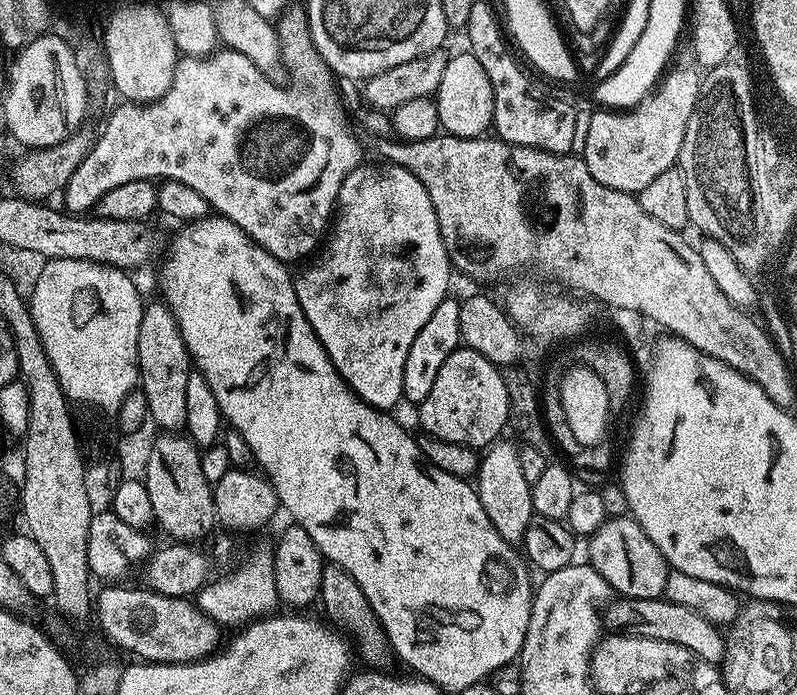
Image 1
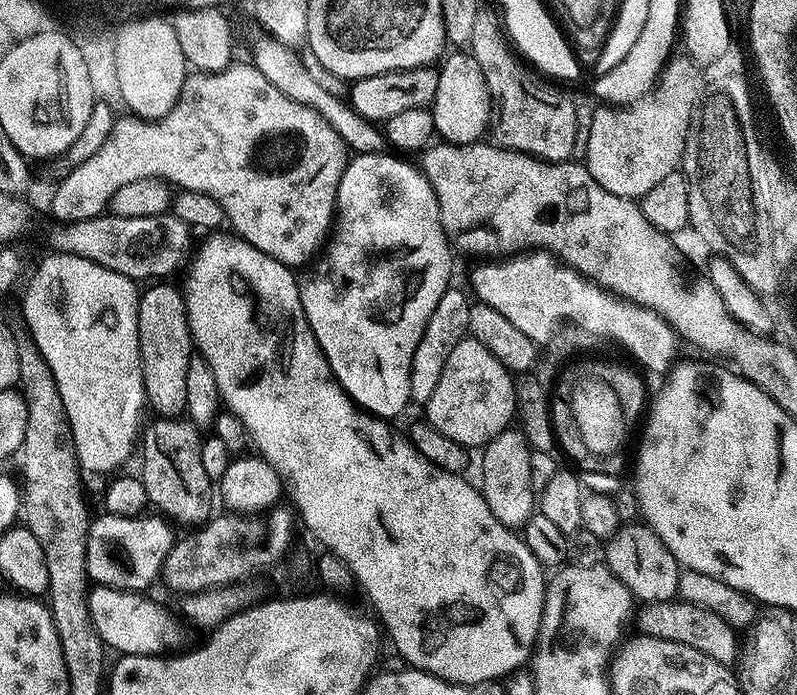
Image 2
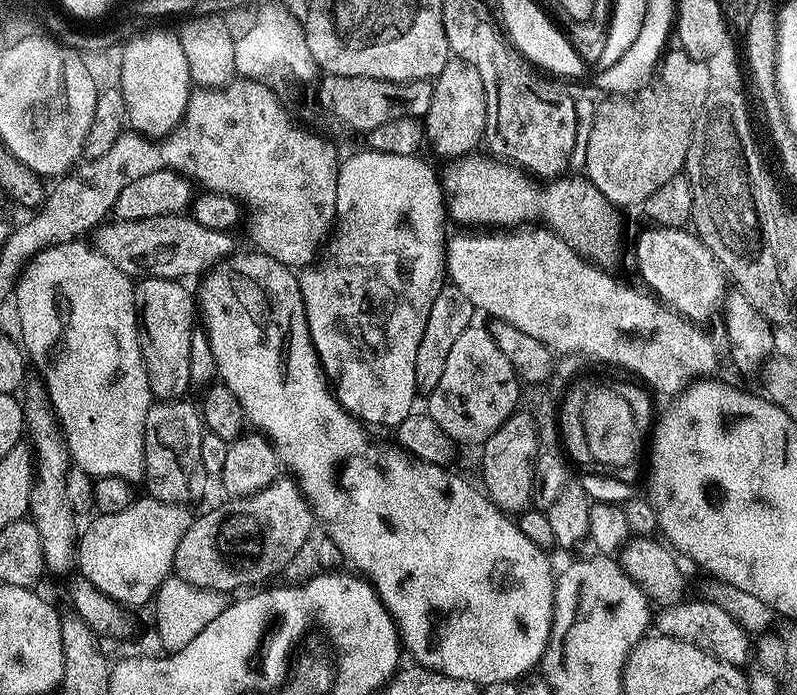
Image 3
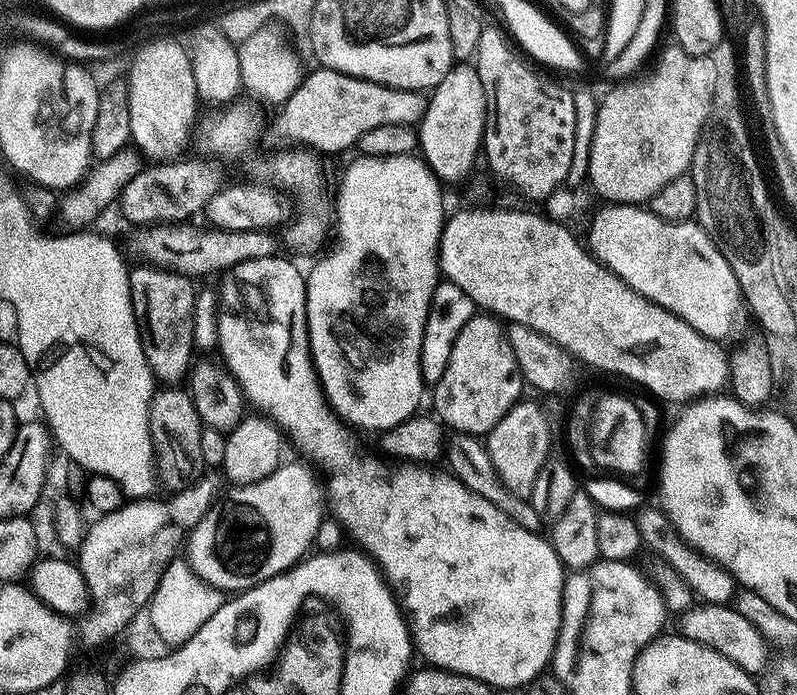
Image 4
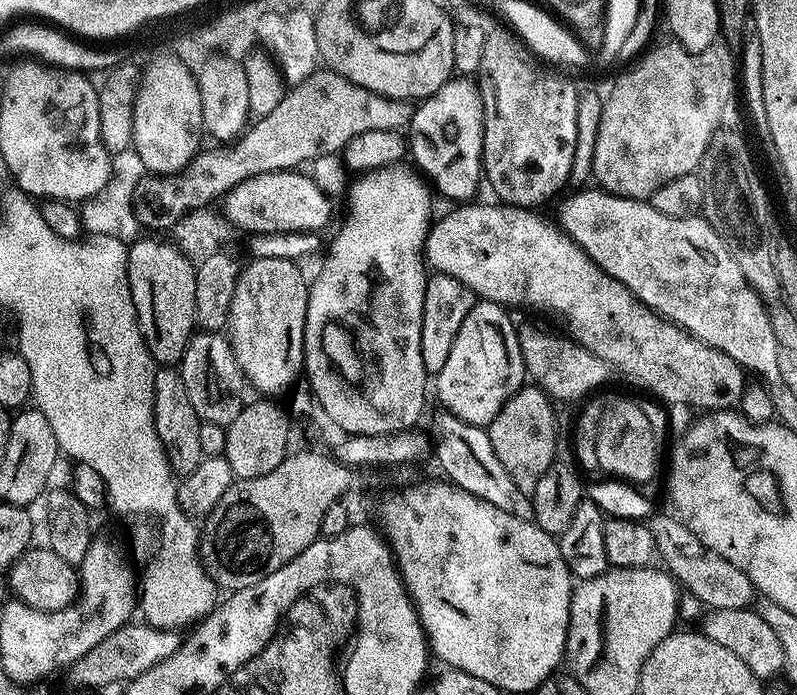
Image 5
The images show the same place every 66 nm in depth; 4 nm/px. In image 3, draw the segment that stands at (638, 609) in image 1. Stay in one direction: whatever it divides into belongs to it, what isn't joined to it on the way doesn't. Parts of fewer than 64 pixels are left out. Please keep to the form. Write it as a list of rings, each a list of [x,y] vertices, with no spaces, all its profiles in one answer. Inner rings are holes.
[[[703,598],[691,600],[685,599],[678,604],[666,604],[659,609],[654,616],[654,632],[657,636],[666,638],[678,638],[678,642],[690,642],[690,646],[698,646],[698,650],[706,650],[714,658],[718,658],[723,664],[727,664],[737,670],[743,669],[750,660],[750,634],[726,610]]]

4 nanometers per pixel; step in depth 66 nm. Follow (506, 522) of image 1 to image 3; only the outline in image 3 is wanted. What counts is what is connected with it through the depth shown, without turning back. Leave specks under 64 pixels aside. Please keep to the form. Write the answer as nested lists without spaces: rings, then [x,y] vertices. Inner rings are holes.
[[[513,412],[505,424],[484,441],[479,452],[480,472],[484,475],[482,488],[488,499],[505,514],[523,513],[532,504],[532,465],[538,455],[536,427],[528,412]]]

